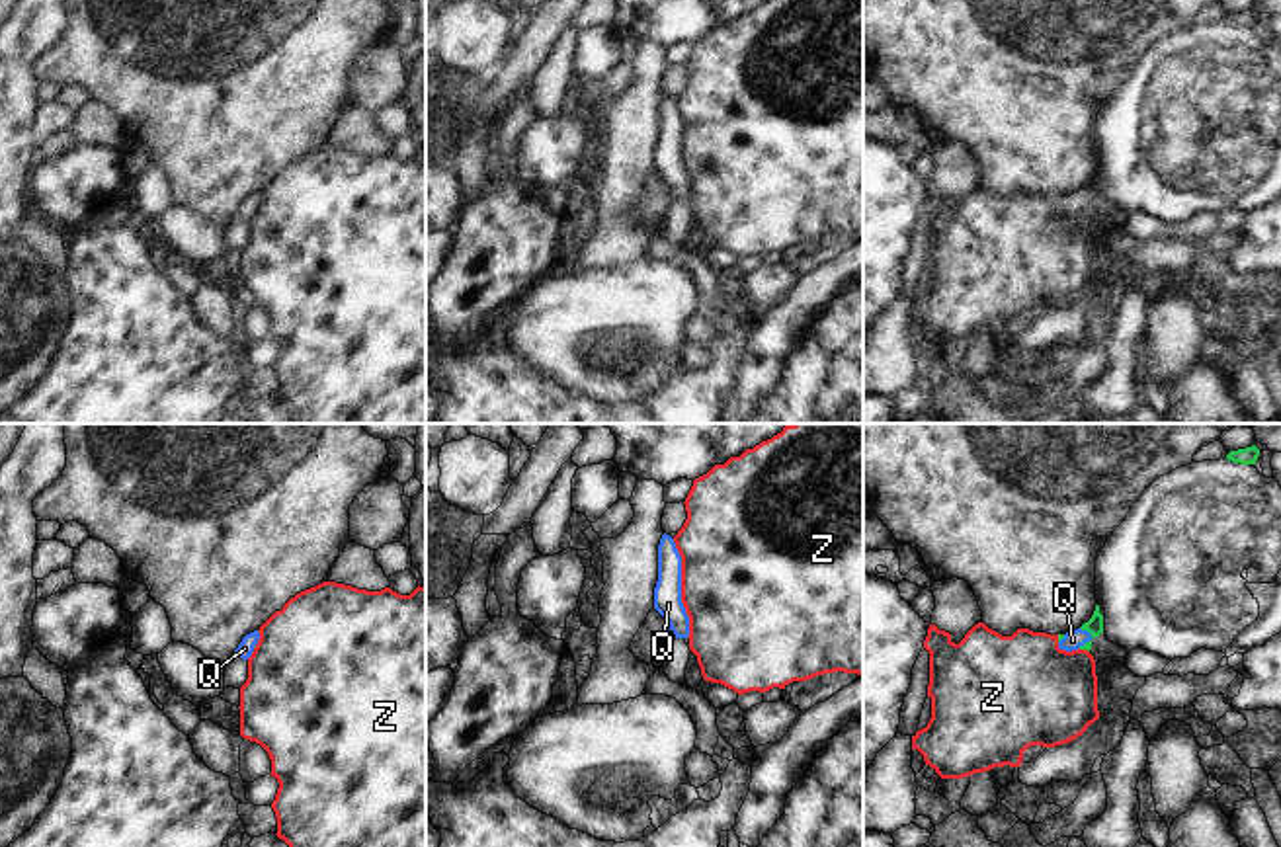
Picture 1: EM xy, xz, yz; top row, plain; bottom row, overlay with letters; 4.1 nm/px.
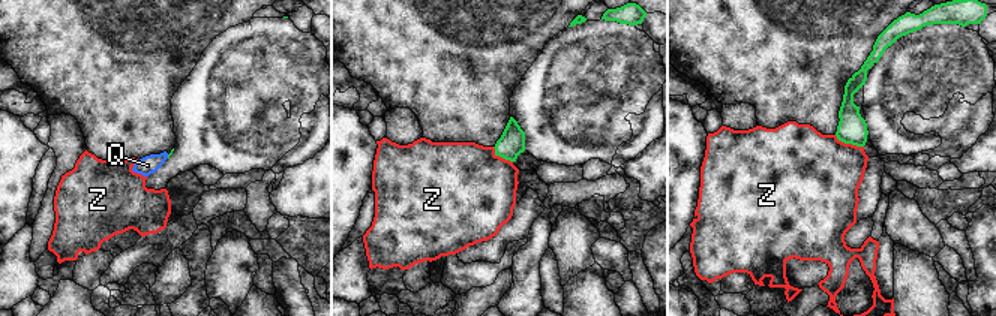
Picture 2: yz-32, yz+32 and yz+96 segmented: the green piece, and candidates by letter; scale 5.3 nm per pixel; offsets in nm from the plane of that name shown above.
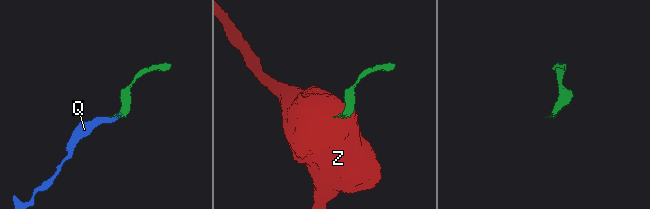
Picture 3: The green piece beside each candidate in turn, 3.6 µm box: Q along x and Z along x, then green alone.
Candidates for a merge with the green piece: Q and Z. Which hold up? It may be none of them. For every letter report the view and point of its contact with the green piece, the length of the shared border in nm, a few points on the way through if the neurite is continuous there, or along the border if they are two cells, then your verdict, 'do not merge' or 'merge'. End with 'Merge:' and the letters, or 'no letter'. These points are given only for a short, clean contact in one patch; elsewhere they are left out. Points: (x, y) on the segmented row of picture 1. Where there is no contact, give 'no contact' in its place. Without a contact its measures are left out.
Q: meets green in yz at (1090, 641); contact 90 nm long; runs through yz (1094, 625), (1090, 641), (1073, 641); merge
Z: meets green in yz at (1084, 648); contact 50 nm long; do not merge
Merge: Q

